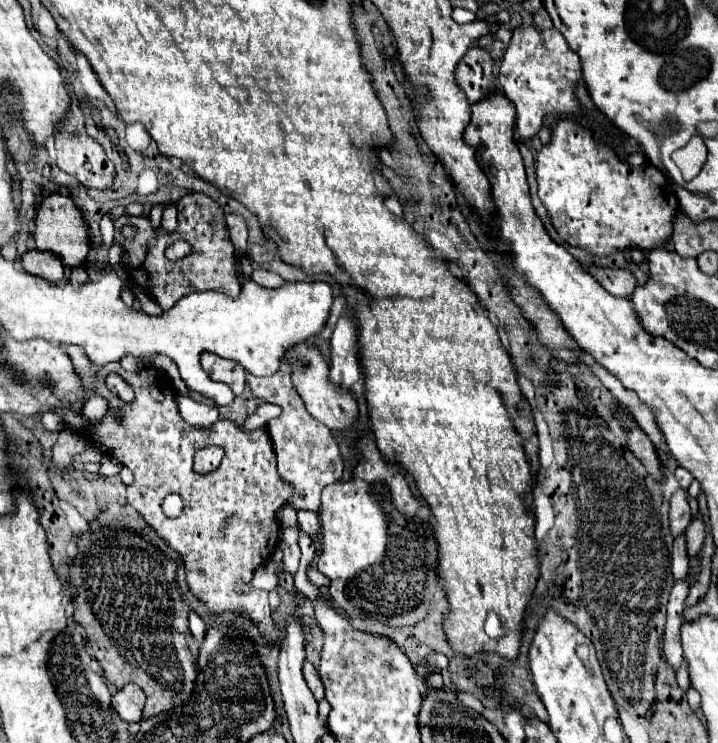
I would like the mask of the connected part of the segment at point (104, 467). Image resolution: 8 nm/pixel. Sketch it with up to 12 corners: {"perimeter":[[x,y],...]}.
{"perimeter":[[105,456],[99,466],[101,478],[111,478],[121,472],[121,462]]}

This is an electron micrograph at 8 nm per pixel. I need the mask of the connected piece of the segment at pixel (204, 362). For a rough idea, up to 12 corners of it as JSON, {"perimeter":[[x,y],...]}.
{"perimeter":[[201,354],[211,380],[243,394],[245,370],[237,362]]}

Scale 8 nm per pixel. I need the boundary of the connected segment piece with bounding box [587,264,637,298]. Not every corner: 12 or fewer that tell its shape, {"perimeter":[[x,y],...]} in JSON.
{"perimeter":[[587,266],[613,296],[629,298],[637,286],[627,268]]}

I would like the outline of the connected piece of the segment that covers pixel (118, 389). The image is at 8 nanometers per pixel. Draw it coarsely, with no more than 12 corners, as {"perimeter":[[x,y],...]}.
{"perimeter":[[107,376],[107,388],[121,400],[133,400],[133,390],[121,376]]}

